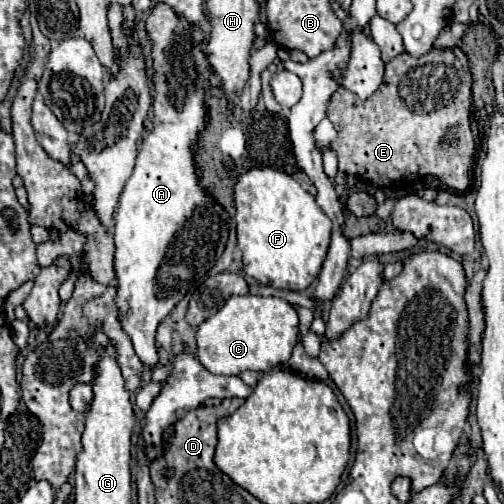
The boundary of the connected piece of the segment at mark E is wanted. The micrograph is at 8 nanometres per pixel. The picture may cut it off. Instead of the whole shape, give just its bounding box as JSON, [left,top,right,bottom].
[326,48,476,192]

